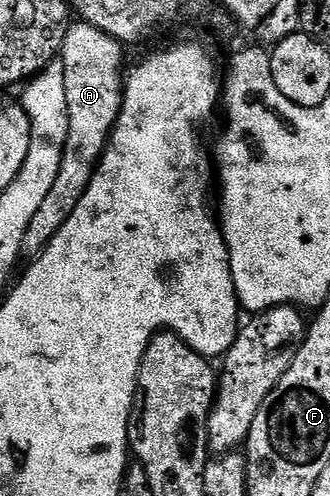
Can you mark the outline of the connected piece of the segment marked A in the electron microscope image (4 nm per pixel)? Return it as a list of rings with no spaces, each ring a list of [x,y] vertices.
[[[73,22],[65,29],[63,46],[59,53],[59,62],[63,66],[63,78],[65,79],[65,101],[67,102],[69,133],[63,146],[59,174],[55,174],[55,186],[51,186],[47,198],[43,198],[39,210],[35,210],[35,218],[31,218],[31,223],[28,224],[27,230],[23,234],[22,257],[36,258],[41,255],[42,250],[51,242],[51,238],[55,238],[55,234],[63,226],[63,222],[67,222],[67,218],[71,218],[71,210],[75,210],[79,198],[83,198],[83,194],[89,189],[93,171],[97,168],[97,162],[100,160],[101,155],[105,153],[105,145],[109,142],[109,136],[113,132],[117,115],[121,113],[121,101],[123,99],[121,51],[123,51],[123,45],[120,40],[103,34],[103,30],[99,30],[90,24]]]

